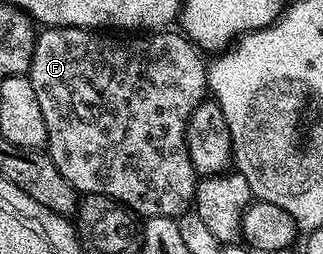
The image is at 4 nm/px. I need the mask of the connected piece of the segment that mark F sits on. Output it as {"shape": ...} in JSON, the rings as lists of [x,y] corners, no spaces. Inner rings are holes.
{"shape":[[[49,26],[38,31],[29,71],[33,92],[37,92],[37,101],[41,104],[41,116],[45,116],[45,128],[47,129],[45,150],[50,154],[53,164],[59,169],[61,176],[65,176],[65,180],[69,180],[69,184],[73,184],[76,192],[82,192],[84,195],[104,194],[105,197],[115,201],[112,203],[118,204],[144,219],[178,219],[192,209],[195,200],[197,175],[189,160],[187,121],[190,119],[191,113],[208,97],[208,63],[190,38],[179,32],[170,34],[171,32],[170,29],[164,28],[158,32],[144,33],[142,36],[112,36],[110,33],[85,26]]]}

